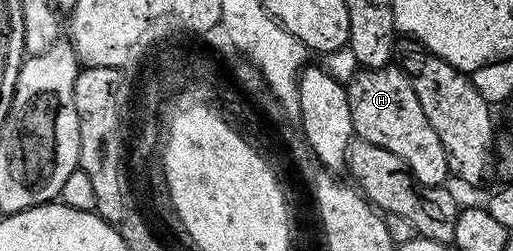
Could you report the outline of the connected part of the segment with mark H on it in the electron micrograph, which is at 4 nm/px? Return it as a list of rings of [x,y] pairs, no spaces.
[[[392,64],[377,70],[357,69],[346,89],[350,100],[352,133],[359,141],[378,144],[378,148],[394,152],[394,156],[408,165],[408,171],[423,186],[443,186],[449,181],[446,148],[442,148],[438,132],[430,128],[430,120],[426,120],[426,112],[422,112],[422,104],[418,104],[418,96],[414,96],[414,88],[403,69]]]

